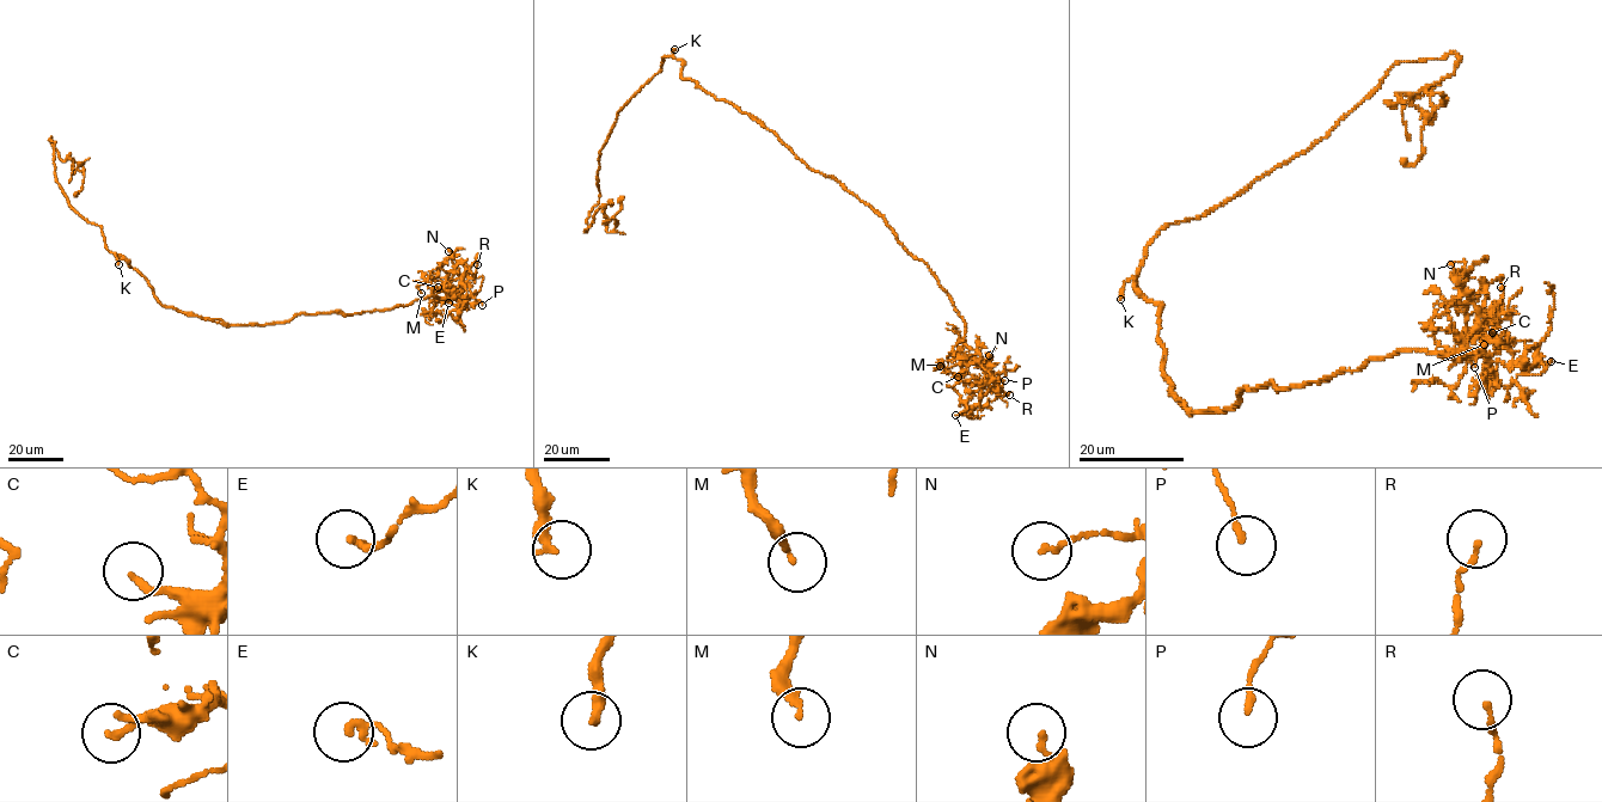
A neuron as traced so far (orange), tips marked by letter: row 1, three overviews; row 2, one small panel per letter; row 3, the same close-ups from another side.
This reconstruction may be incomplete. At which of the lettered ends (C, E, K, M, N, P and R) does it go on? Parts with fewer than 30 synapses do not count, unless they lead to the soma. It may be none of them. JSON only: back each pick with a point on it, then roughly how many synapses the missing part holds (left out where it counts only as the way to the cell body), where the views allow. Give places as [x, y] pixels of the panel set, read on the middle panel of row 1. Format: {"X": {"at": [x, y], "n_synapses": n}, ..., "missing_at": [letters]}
{"K": {"at": [674, 49]}, "missing_at": ["K"]}

